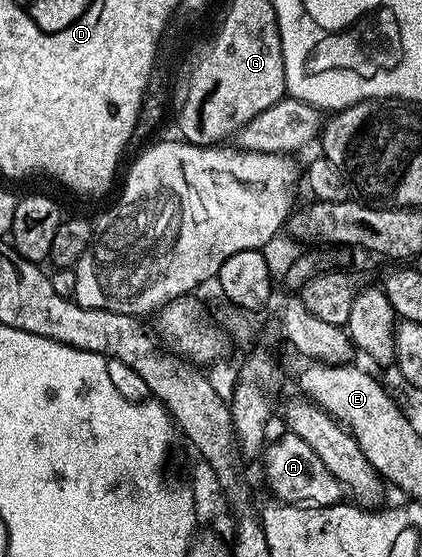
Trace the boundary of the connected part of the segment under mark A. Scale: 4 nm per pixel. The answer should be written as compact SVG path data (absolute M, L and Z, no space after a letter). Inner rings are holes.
M288 430L282 431L277 441L264 449L265 484L274 492L276 499L283 504L299 504L311 508L329 508L333 504L342 503L343 489L341 483L323 466L323 458L315 454L303 438ZM273 444L273 445L272 445Z

